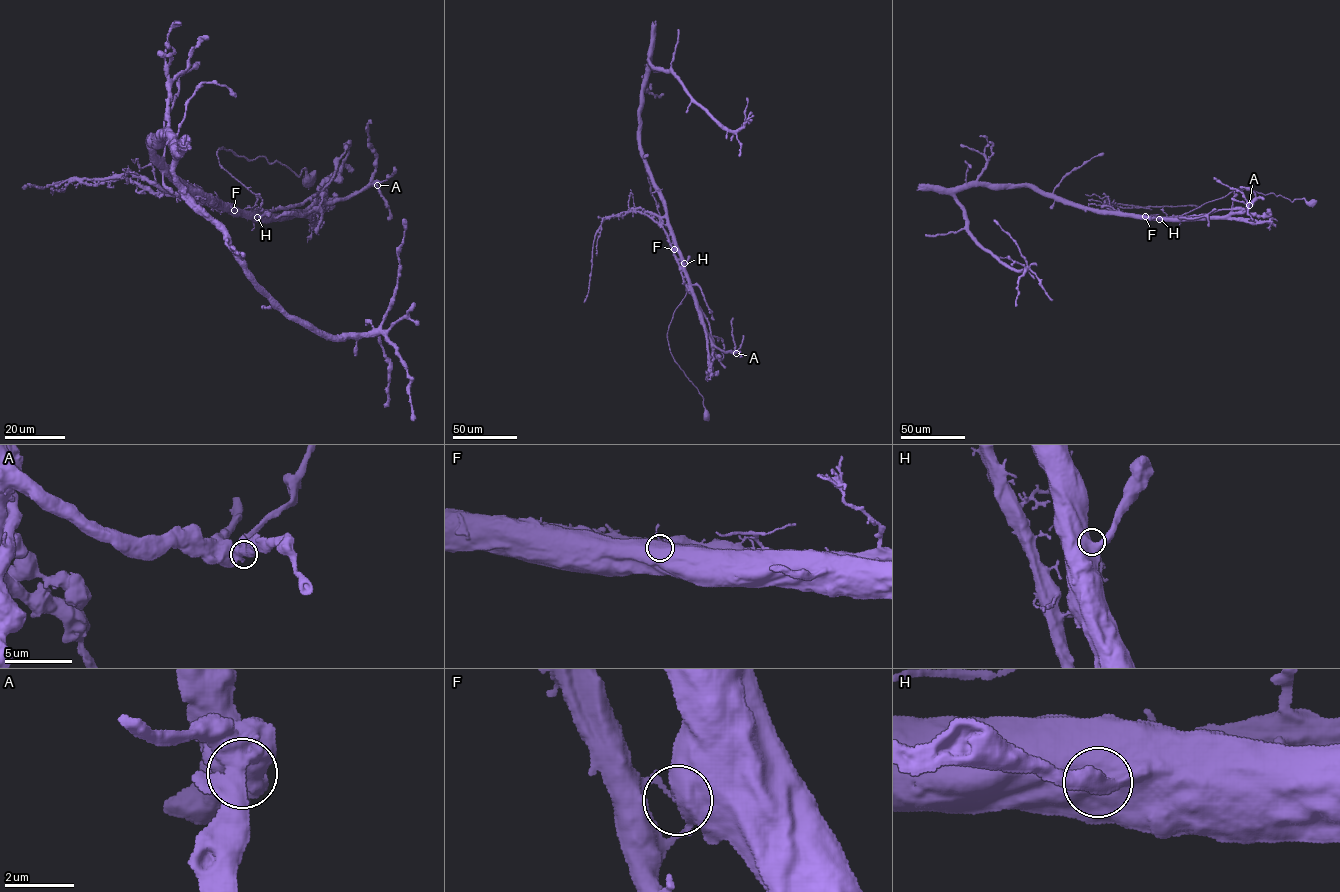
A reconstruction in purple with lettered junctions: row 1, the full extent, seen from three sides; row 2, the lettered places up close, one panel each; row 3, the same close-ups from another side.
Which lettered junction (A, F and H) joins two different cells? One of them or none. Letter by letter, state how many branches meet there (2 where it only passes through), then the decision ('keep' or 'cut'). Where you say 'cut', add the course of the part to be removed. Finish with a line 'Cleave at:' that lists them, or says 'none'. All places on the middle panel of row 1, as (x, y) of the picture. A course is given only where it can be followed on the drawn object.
A: 3 | keep
F: 4 | cut | (674, 250), (686, 293), (668, 329), (668, 345), (674, 361), (702, 396), (708, 420)
H: 3 | keep
Cleave at: F

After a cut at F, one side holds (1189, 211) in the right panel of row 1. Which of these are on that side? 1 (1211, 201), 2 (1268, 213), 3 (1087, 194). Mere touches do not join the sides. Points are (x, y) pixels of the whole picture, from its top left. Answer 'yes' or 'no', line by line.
1: yes
2: yes
3: yes

